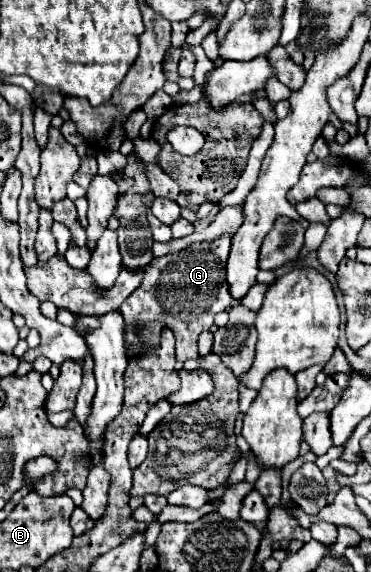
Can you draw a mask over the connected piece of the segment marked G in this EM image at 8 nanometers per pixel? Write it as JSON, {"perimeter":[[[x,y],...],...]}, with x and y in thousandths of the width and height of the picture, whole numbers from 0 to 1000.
{"perimeter":[[[598,407],[577,421],[523,425],[480,442],[458,442],[410,453],[410,463],[388,470],[383,498],[350,512],[350,519],[323,537],[340,561],[340,600],[372,600],[367,568],[383,572],[404,561],[437,561],[474,589],[474,628],[507,631],[534,628],[534,586],[577,568],[577,551],[609,544],[625,530],[615,498],[604,491],[604,463],[615,453],[620,425],[631,407]]]}

